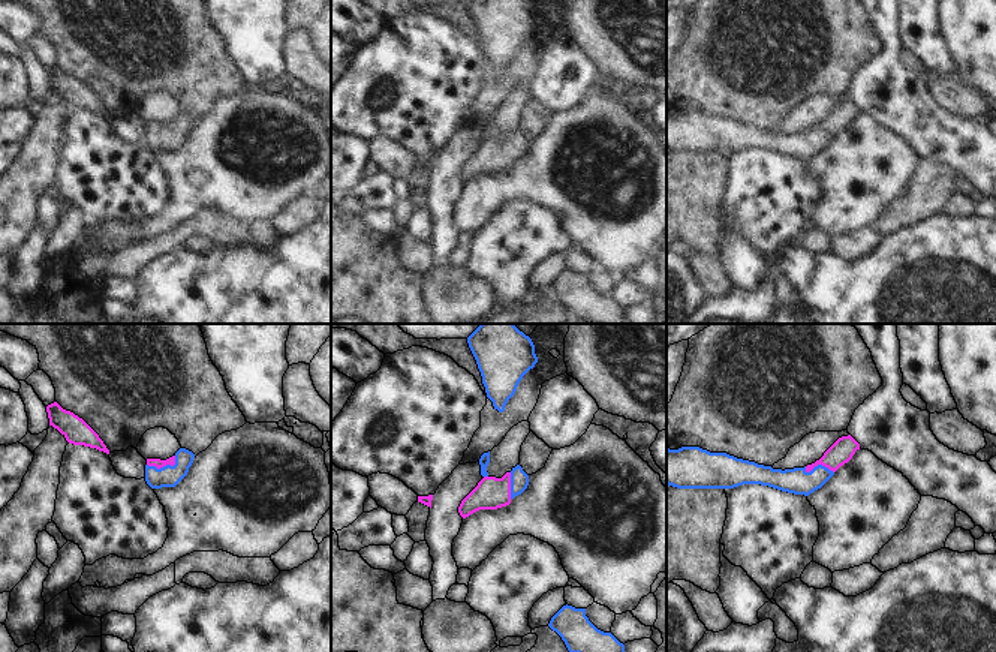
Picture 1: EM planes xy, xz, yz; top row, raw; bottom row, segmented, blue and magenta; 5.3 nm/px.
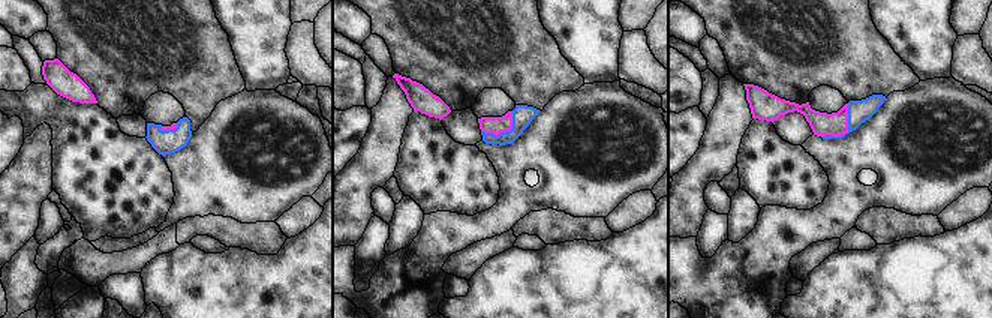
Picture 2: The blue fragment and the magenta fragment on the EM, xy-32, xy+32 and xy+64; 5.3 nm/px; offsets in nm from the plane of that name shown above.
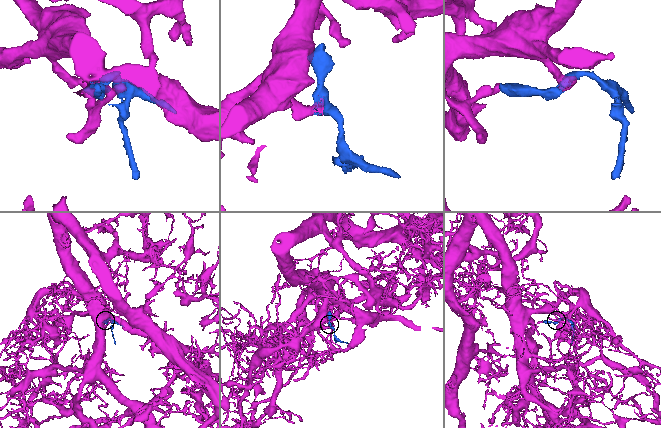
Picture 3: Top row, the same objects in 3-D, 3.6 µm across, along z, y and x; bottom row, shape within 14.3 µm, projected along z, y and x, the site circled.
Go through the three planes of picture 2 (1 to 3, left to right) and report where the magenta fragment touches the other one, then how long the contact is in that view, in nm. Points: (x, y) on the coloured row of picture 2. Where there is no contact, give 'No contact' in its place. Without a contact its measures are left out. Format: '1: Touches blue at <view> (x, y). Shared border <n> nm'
1: Touches blue at xy-32 (168, 129). Shared border 110 nm
2: Touches blue at xy+32 (504, 132). Shared border 200 nm
3: Touches blue at xy+64 (848, 131). Shared border 240 nm

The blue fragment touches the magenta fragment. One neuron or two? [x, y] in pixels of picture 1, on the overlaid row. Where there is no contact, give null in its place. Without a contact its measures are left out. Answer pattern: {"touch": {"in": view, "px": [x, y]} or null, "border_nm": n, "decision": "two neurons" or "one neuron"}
{"touch": {"in": "xy", "px": [164, 466]}, "border_nm": 170, "decision": "one neuron"}

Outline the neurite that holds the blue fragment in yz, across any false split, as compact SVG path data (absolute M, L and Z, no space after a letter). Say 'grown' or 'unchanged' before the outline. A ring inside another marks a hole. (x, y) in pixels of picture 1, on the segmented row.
grown; M851 435L842 436L815 463L782 471L699 447L666 448L666 484L677 489L734 489L761 484L809 496L848 463L857 450L860 444Z

